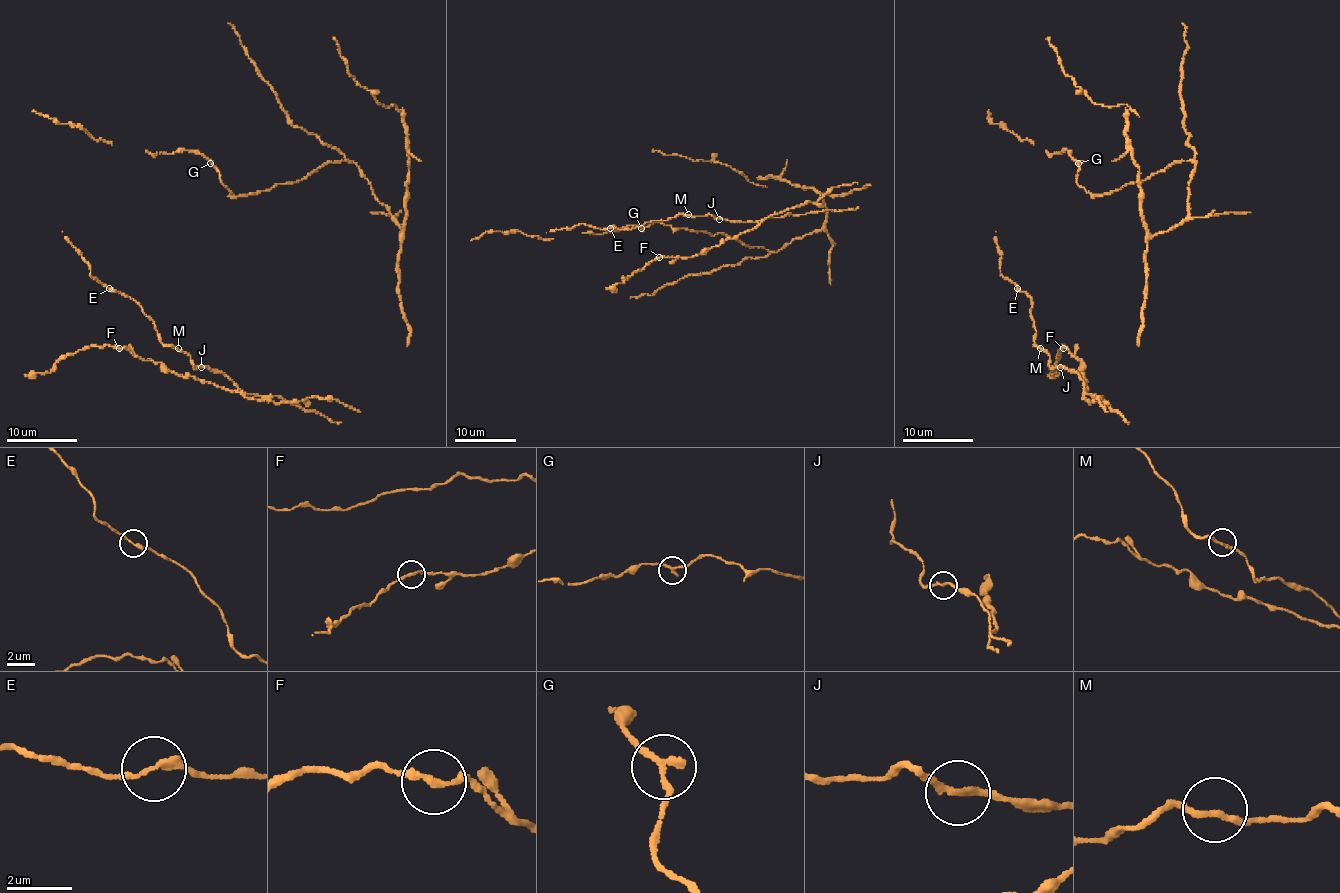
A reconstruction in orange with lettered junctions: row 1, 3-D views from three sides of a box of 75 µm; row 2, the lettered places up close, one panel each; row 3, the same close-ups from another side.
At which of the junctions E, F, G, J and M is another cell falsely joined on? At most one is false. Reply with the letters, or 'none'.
none

